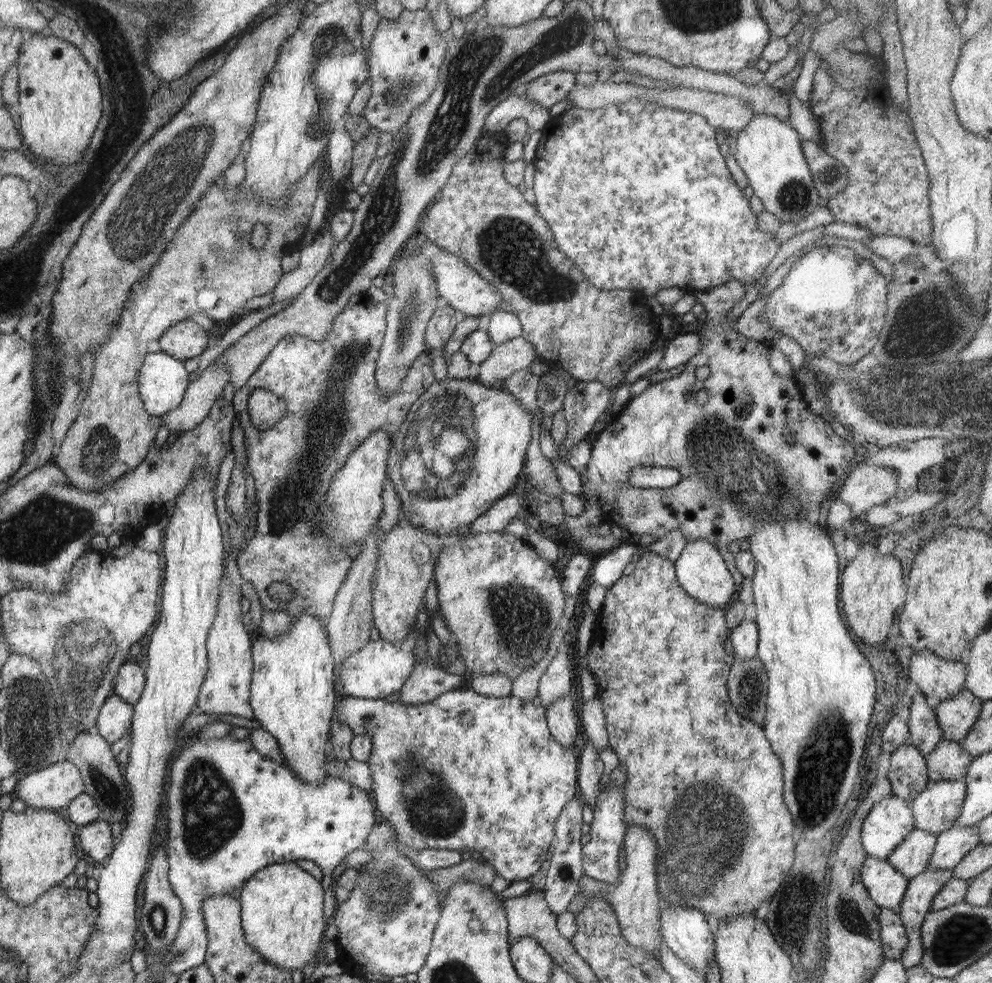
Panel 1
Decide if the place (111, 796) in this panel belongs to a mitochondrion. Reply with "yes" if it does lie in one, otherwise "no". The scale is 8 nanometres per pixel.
yes

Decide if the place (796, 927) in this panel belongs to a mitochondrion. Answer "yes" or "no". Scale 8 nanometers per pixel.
no

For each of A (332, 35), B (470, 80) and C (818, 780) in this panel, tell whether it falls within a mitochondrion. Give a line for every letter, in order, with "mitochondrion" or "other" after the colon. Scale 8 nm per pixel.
A: mitochondrion
B: mitochondrion
C: mitochondrion

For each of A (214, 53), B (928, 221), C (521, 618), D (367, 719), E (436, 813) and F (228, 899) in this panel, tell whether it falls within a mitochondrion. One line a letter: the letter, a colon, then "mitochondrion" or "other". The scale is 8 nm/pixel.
A: other
B: other
C: mitochondrion
D: mitochondrion
E: mitochondrion
F: other

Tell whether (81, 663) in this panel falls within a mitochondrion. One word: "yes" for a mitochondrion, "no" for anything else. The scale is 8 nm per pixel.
yes

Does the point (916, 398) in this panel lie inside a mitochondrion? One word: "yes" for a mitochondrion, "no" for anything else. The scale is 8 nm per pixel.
yes

